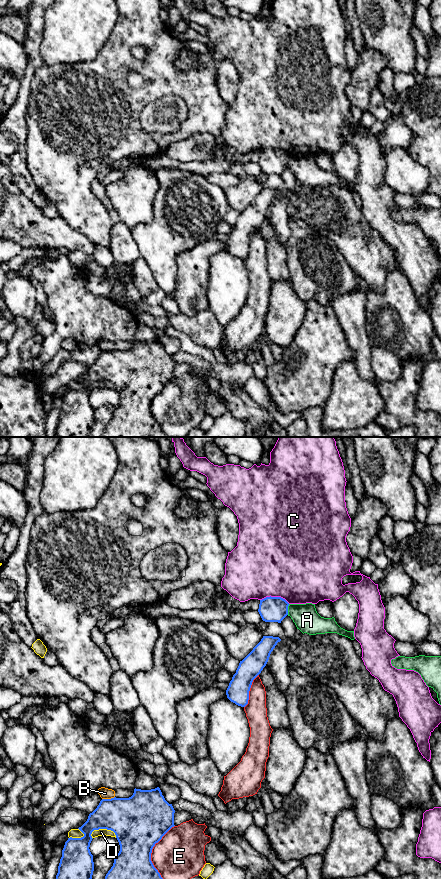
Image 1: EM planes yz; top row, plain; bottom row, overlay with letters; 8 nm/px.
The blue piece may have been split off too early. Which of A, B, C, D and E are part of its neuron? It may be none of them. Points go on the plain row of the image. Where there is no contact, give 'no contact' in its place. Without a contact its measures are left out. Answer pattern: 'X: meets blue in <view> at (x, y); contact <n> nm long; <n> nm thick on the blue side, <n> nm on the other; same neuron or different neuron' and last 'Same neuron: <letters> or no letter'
A: meets blue in yz at (287, 161); contact 90 nm long; 200 nm thick on the blue side, 200 nm on the other; different neuron
B: meets blue in yz at (108, 351); contact 110 nm long; 360 nm thick on the blue side, 90 nm on the other; different neuron
C: meets blue in yz at (275, 149); contact 240 nm long; 200 nm thick on the blue side, 500 nm on the other; different neuron
D: meets blue in yz at (104, 380); contact 220 nm long; 380 nm thick on the blue side, 60 nm on the other; different neuron
E: meets blue in yz at (150, 407); contact 480 nm long; 420 nm thick on the blue side, 400 nm on the other; different neuron
Same neuron: no letter

